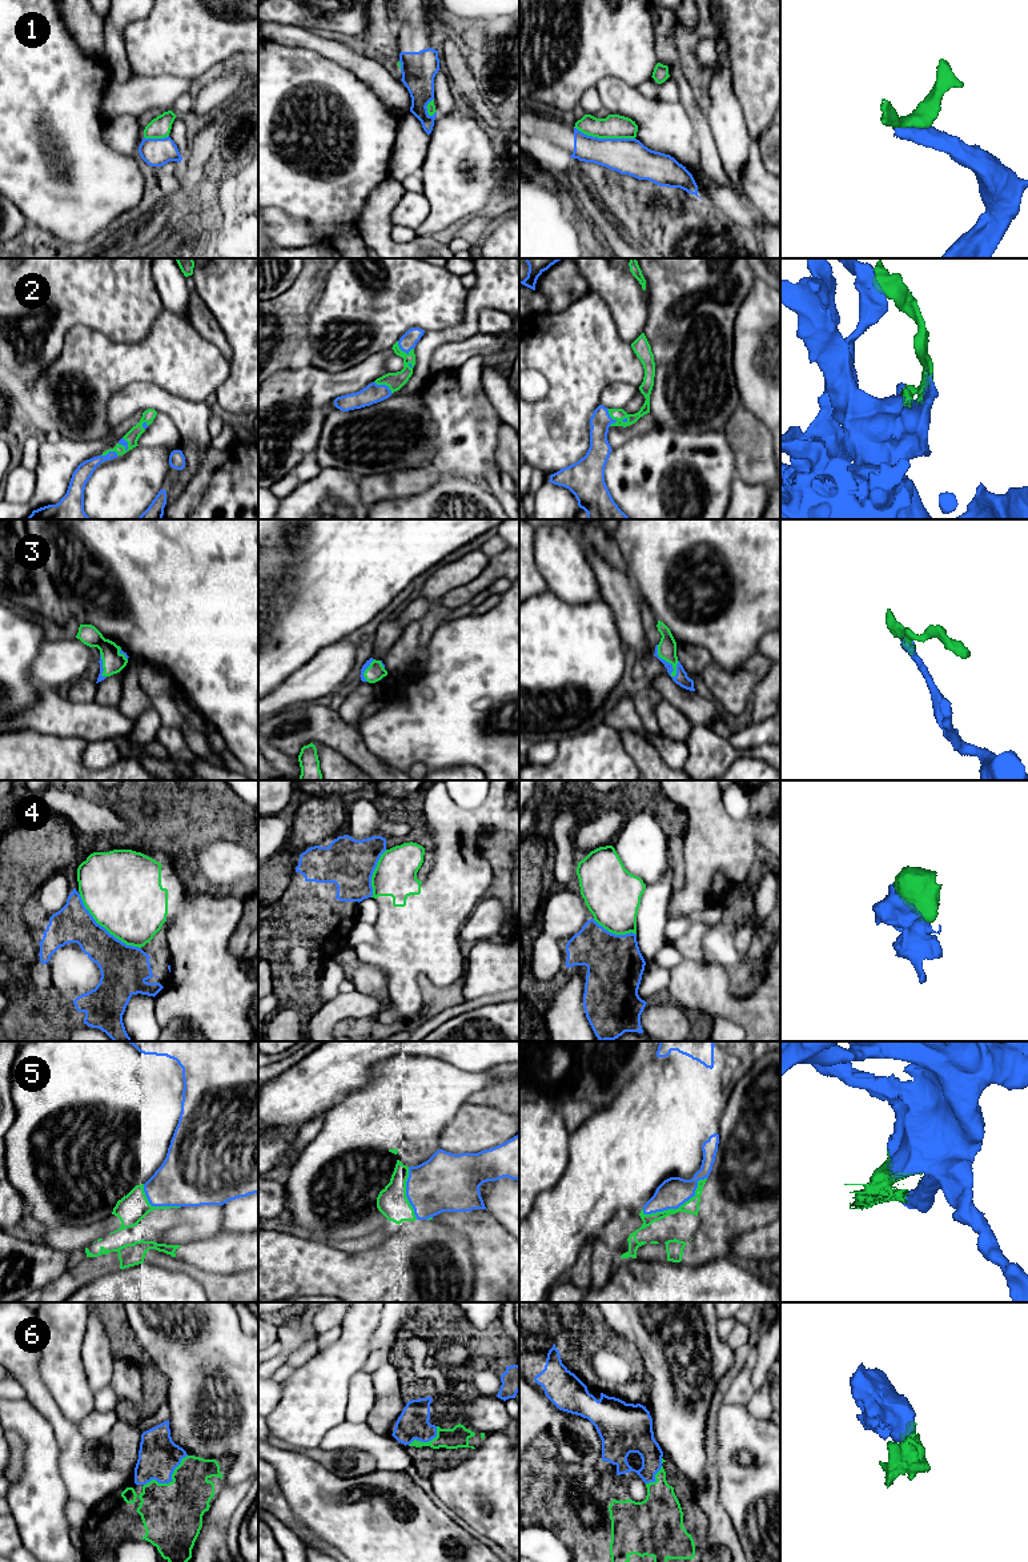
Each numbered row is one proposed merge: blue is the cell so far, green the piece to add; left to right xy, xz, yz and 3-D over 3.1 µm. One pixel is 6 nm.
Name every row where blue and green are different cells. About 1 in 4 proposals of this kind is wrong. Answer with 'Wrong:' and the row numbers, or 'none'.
Wrong: 1, 4

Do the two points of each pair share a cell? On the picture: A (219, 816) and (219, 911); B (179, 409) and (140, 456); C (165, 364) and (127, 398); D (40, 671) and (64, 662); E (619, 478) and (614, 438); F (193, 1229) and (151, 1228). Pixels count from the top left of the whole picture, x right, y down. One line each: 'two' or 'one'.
A: two
B: two
C: two
D: one
E: two
F: one

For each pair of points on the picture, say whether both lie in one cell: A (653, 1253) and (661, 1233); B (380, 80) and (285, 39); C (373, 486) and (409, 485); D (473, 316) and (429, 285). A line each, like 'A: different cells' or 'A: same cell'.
A: different cells
B: same cell
C: same cell
D: different cells

